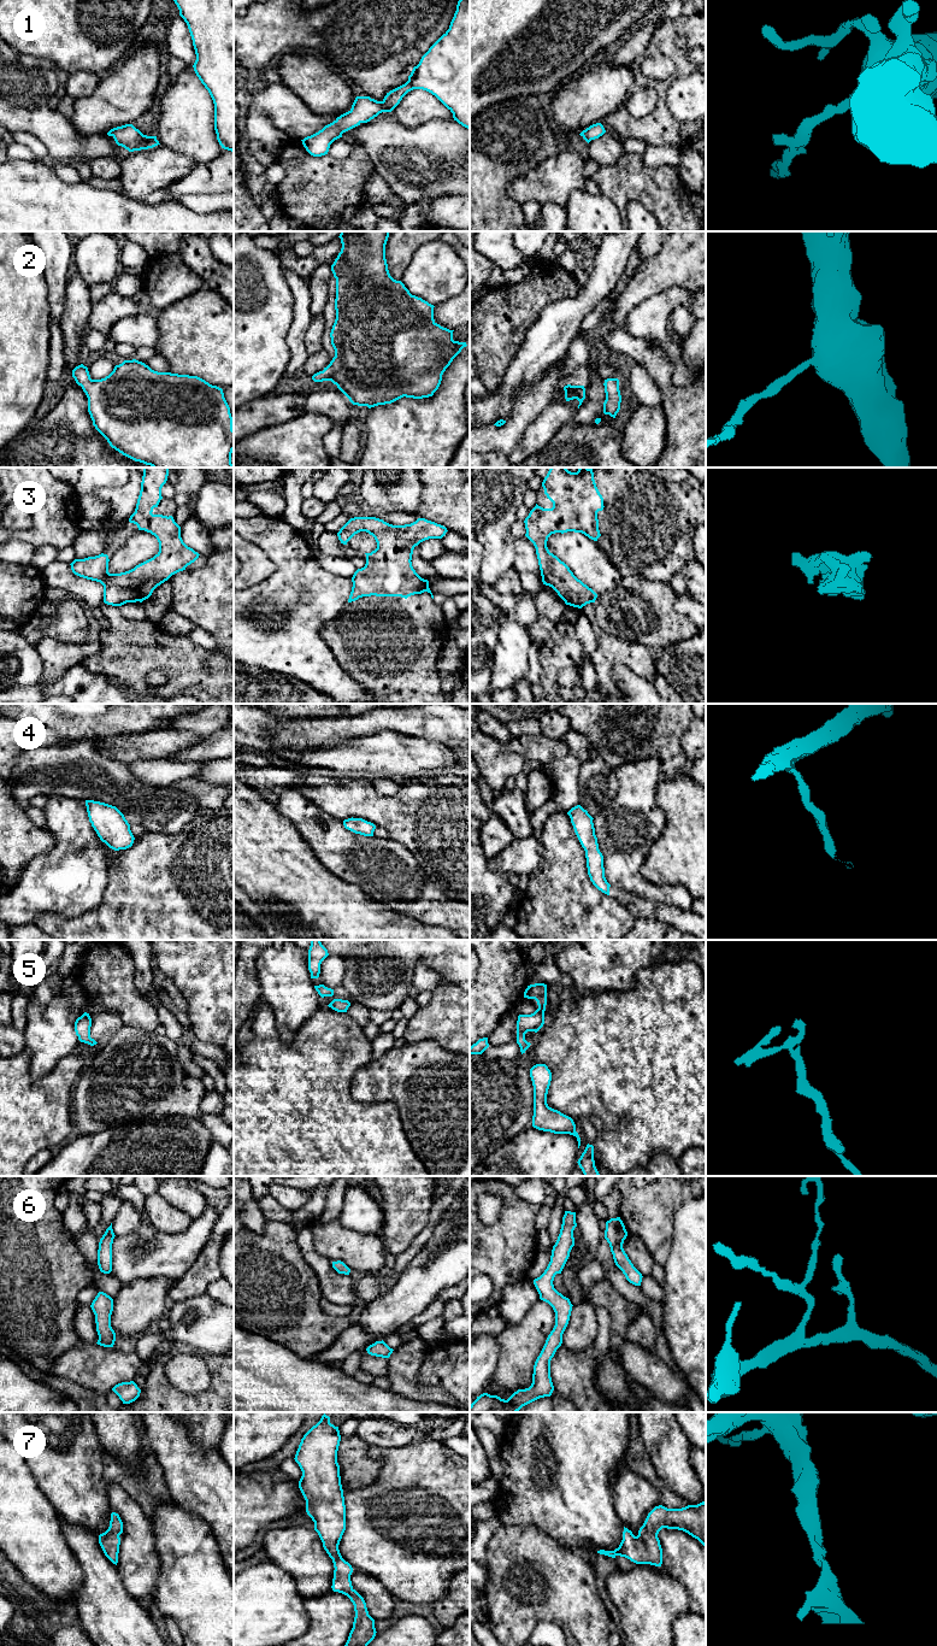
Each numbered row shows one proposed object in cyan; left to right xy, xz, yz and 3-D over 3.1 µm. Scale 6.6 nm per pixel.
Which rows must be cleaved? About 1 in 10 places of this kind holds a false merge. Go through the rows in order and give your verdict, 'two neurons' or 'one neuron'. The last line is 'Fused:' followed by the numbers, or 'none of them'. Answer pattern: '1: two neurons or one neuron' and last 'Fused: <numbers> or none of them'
1: one neuron
2: one neuron
3: one neuron
4: one neuron
5: one neuron
6: one neuron
7: one neuron
Fused: none of them

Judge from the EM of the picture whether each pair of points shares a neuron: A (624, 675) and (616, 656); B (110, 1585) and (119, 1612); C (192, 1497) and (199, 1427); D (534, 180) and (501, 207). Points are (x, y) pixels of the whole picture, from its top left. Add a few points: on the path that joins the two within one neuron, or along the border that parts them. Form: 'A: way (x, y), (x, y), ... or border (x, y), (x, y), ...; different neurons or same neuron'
A: border (610, 671), (616, 664), (624, 664), (644, 677); different neurons
B: way (110, 1592), (110, 1603), (112, 1605); same neuron
C: border (184, 1424), (188, 1436), (195, 1444), (217, 1452); different neurons
D: border (525, 174), (508, 186), (508, 194), (522, 205); different neurons

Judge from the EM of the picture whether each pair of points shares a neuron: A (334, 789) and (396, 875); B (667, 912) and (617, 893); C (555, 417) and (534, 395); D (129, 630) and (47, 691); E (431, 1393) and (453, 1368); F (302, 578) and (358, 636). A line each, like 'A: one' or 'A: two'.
A: two
B: one
C: two
D: two
E: two
F: two

